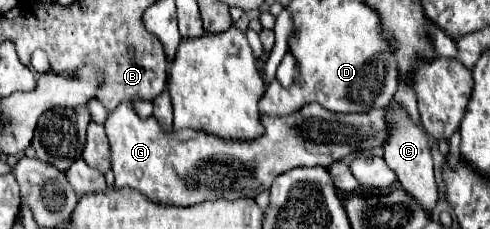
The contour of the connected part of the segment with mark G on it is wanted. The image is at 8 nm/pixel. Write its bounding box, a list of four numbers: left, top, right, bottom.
[105,102,385,206]

